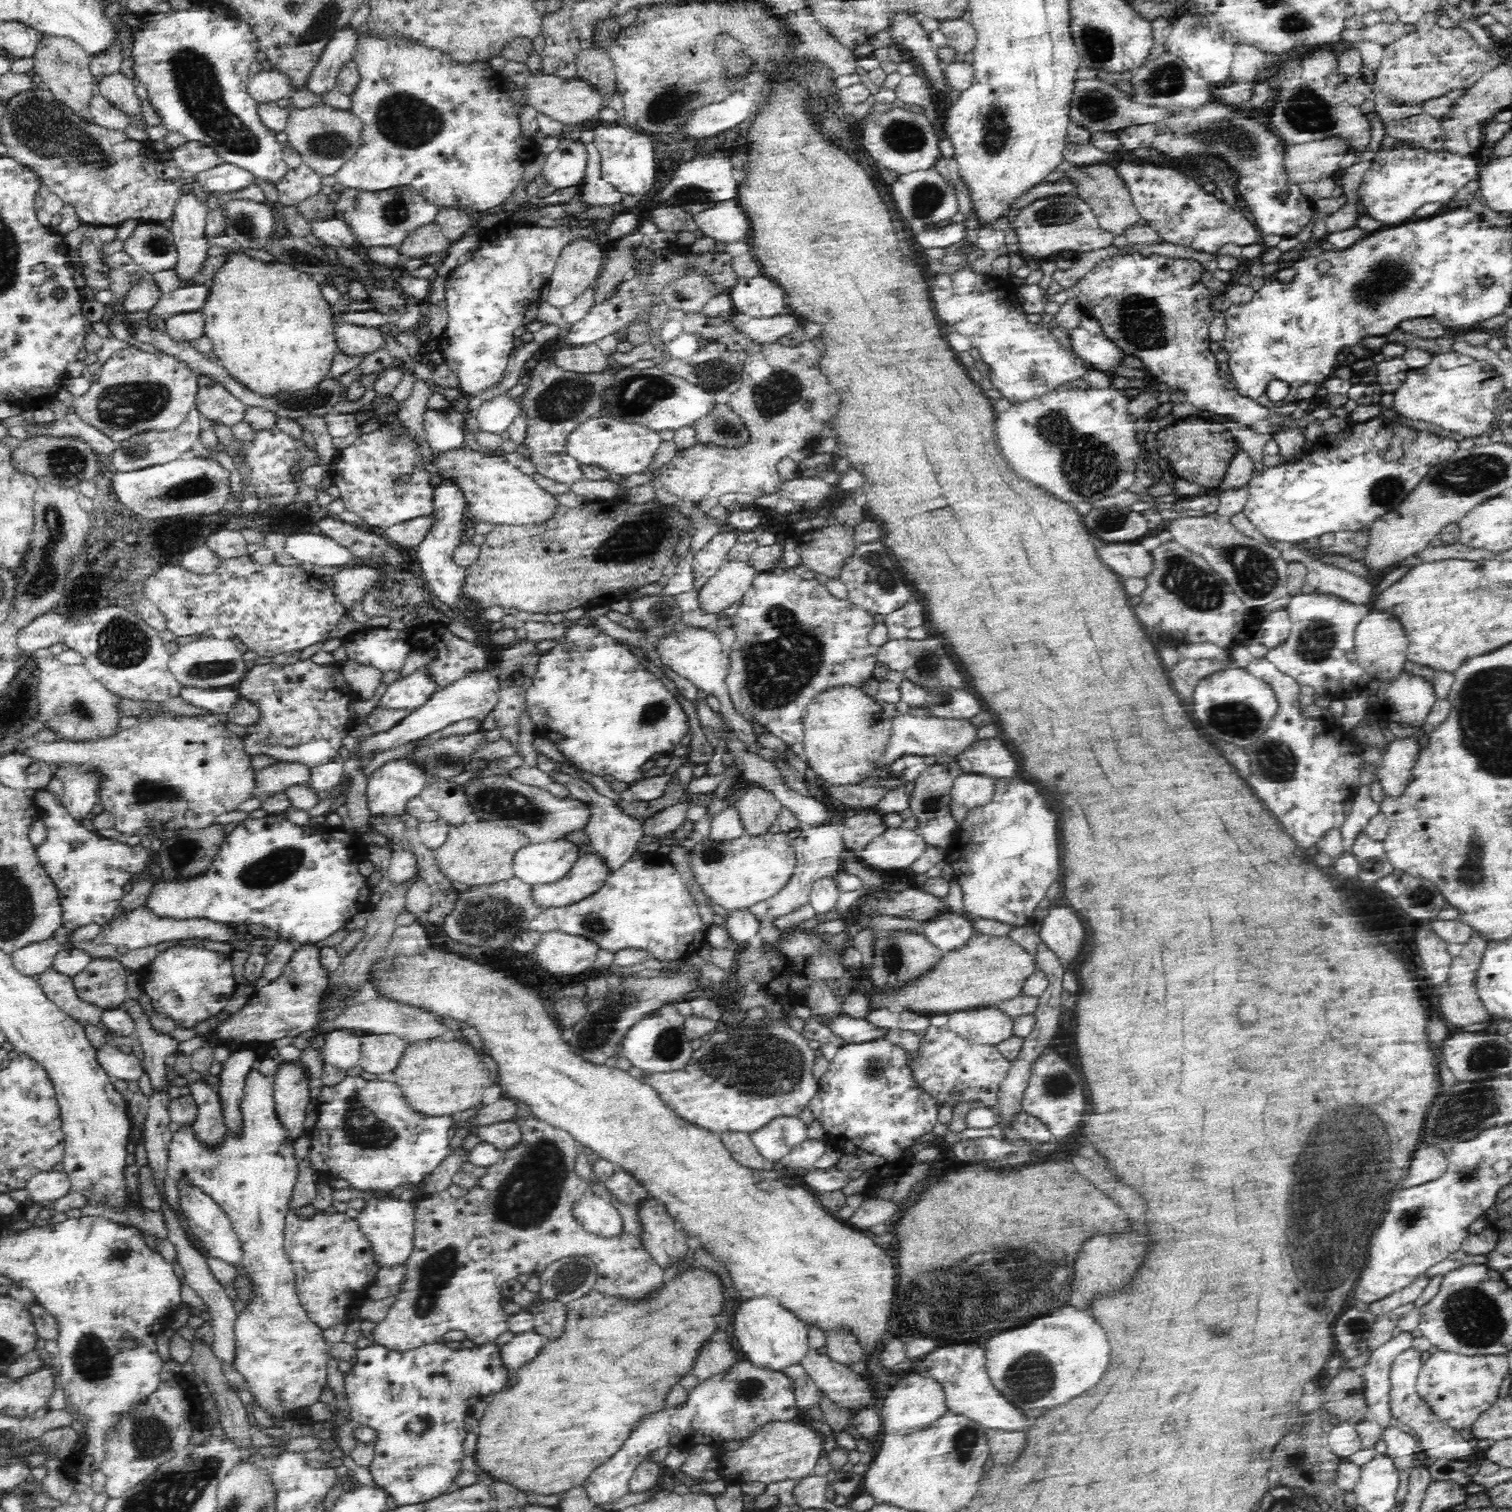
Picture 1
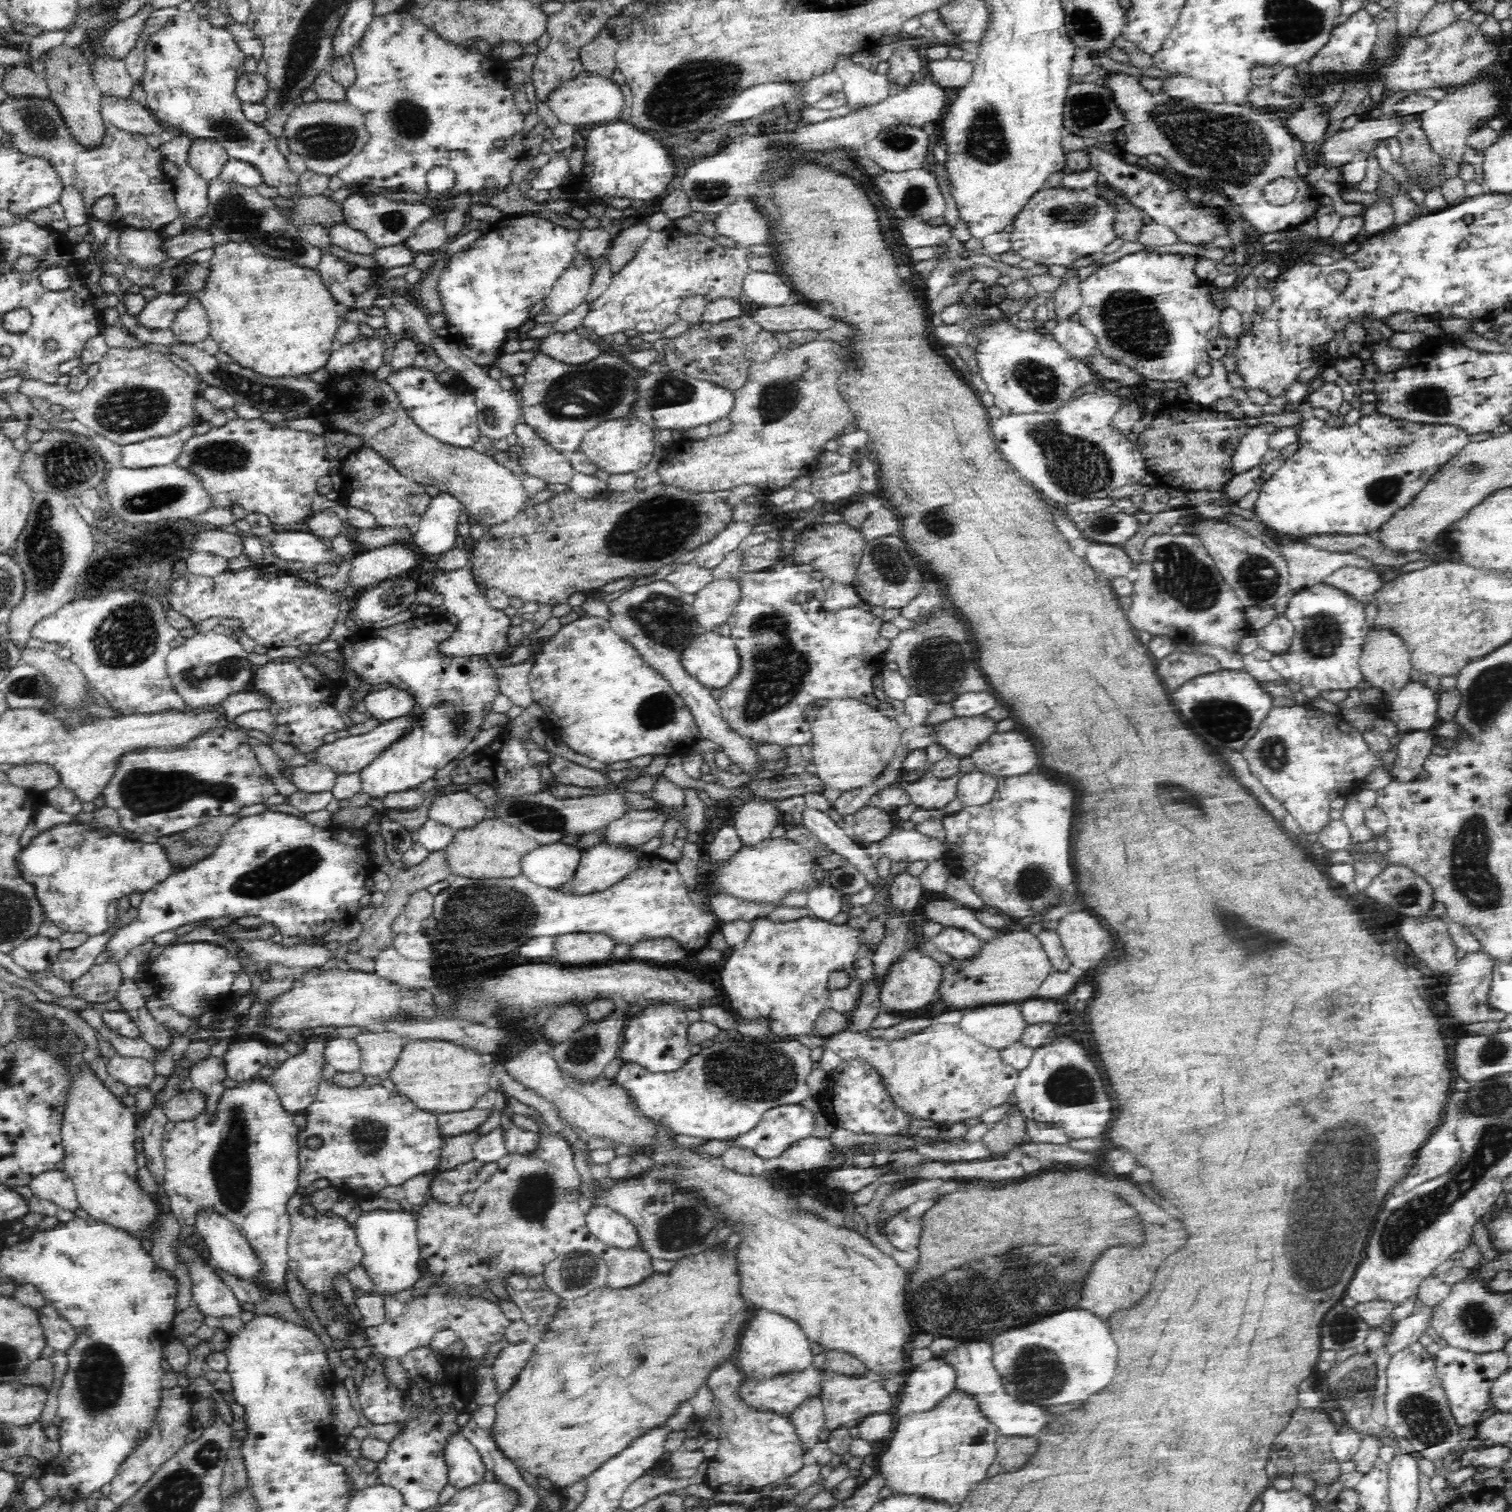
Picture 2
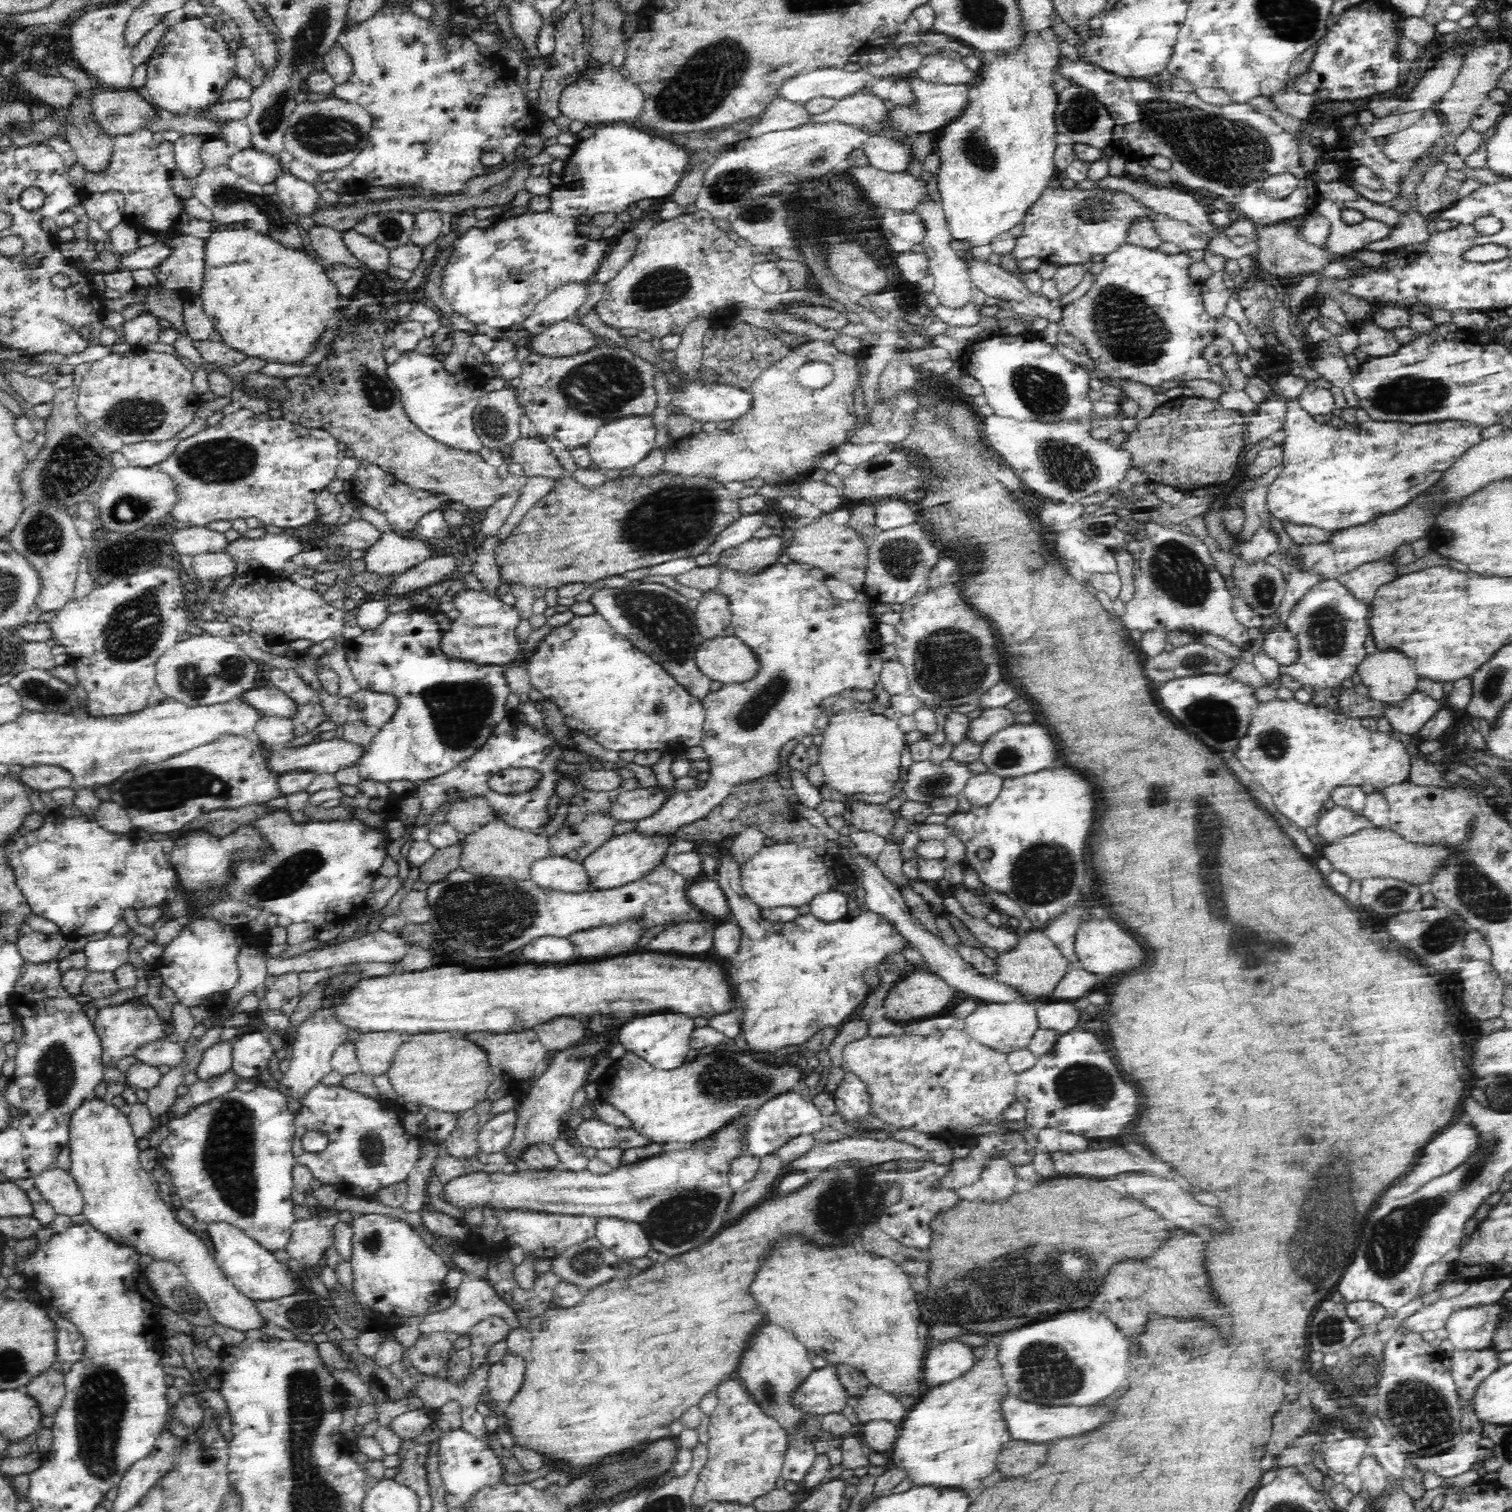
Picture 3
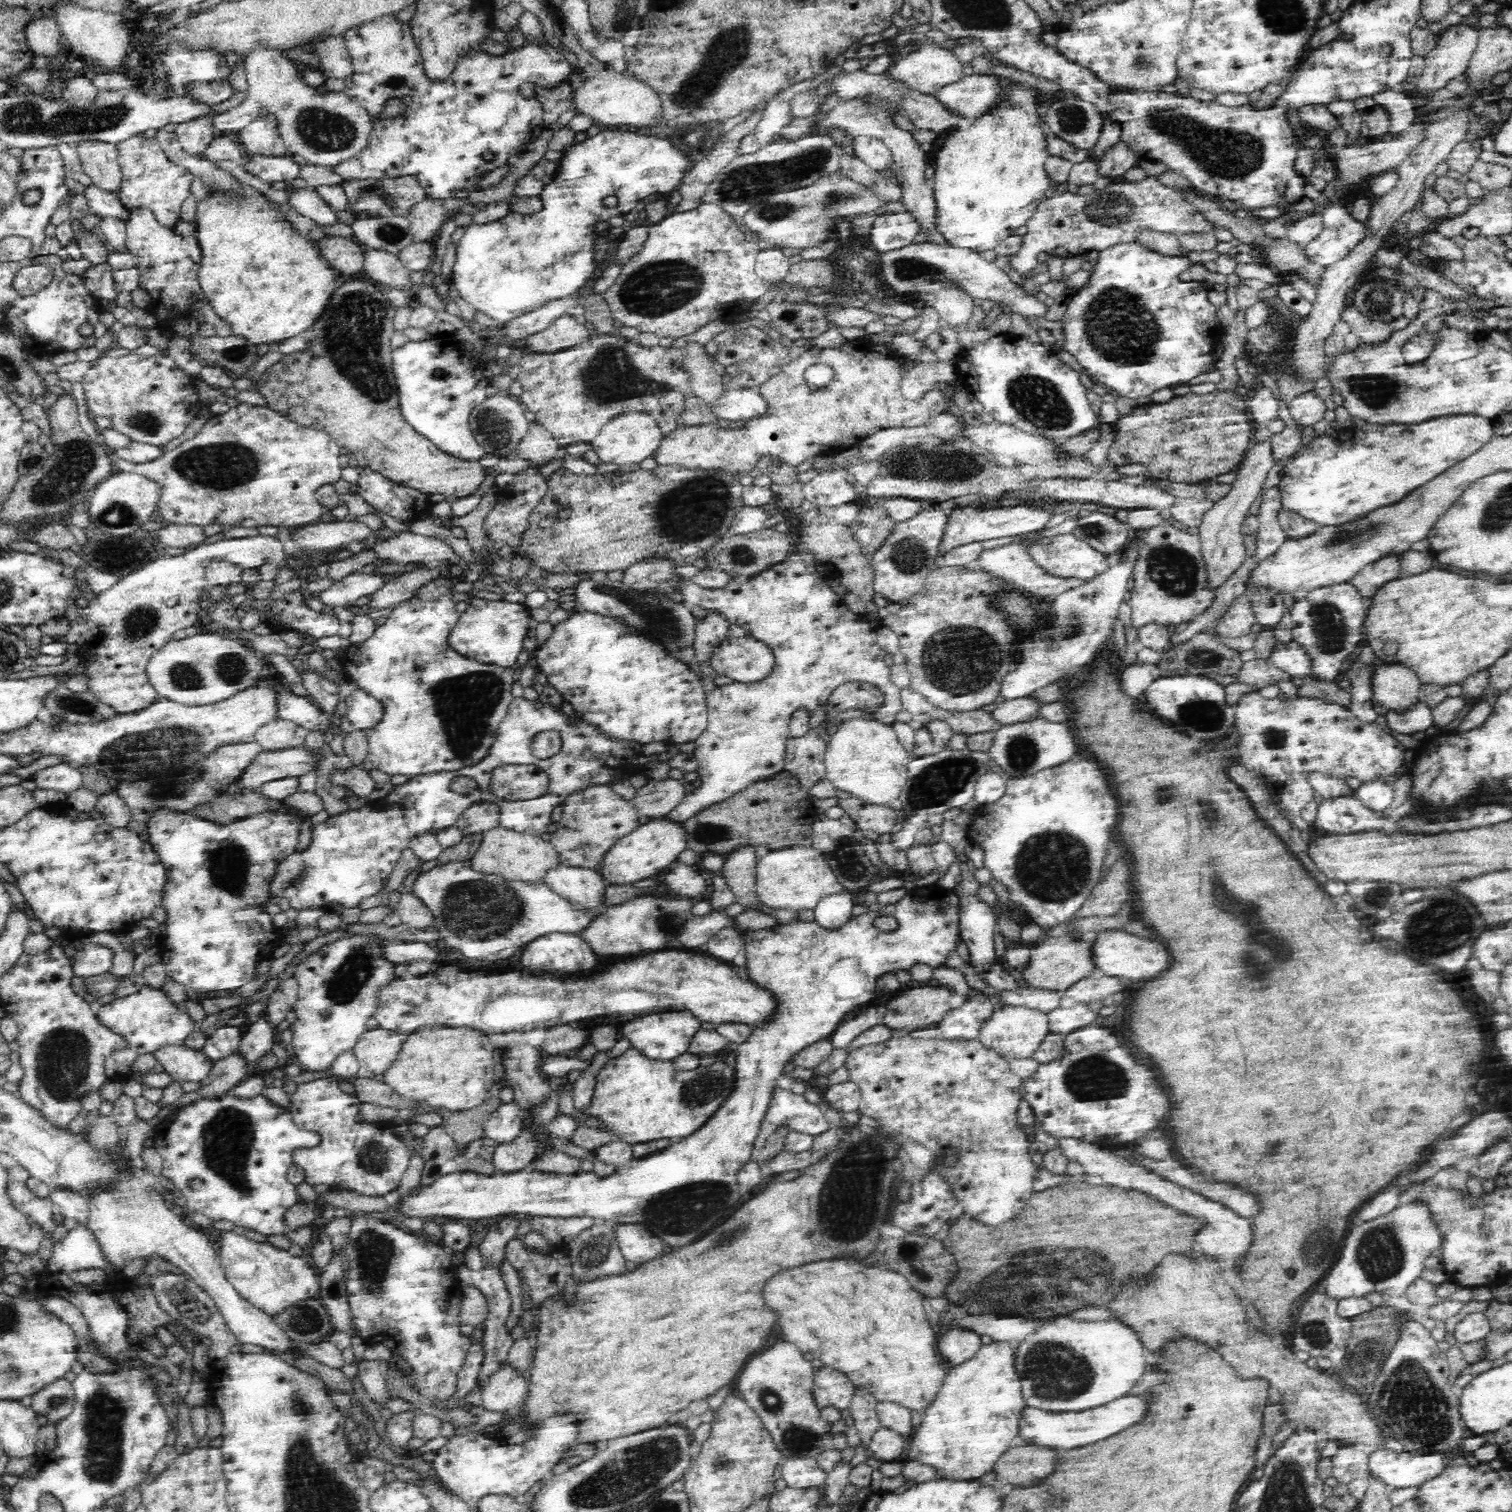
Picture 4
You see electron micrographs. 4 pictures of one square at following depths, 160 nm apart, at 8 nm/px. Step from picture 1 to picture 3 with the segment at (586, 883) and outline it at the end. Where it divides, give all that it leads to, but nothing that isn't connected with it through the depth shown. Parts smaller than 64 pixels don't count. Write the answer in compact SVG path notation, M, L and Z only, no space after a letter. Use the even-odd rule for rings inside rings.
M632 831L606 840L582 862L587 874L589 890L616 888L628 884L630 881L638 880L638 877L644 876L650 869L663 862L664 855L670 852L670 845L669 836L646 837L636 835Z

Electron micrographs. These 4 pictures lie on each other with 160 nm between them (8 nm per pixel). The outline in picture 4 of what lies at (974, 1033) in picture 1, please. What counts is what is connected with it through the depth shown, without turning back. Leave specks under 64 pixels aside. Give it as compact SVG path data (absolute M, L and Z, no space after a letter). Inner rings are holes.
M1025 1006L996 1007L992 1014L979 1026L977 1039L1007 1059L1014 1057L1032 1057L1039 1042L1048 1034L1047 1013L1029 1009Z

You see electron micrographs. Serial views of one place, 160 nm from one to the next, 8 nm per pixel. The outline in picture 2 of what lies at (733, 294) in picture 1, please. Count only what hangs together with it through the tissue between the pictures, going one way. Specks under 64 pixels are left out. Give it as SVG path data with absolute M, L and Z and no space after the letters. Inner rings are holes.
M750 272L744 278L740 298L757 309L795 303L790 284L778 273Z

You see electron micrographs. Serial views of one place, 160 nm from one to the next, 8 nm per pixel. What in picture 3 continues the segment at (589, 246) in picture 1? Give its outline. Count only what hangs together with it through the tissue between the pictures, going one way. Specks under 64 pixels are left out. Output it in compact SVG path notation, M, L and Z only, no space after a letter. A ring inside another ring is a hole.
M570 282L554 290L541 300L532 314L520 324L522 329L536 336L552 323L568 320L586 302L588 284L589 282Z

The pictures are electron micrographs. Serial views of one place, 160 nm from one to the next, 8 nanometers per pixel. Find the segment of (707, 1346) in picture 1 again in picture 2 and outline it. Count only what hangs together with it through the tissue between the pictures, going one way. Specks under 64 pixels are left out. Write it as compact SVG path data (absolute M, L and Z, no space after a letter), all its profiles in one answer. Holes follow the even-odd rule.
M724 1360L714 1366L706 1378L707 1387L718 1399L722 1419L717 1438L719 1448L715 1456L705 1463L702 1474L702 1480L712 1490L760 1491L772 1482L783 1482L808 1463L810 1450L787 1416L751 1410L737 1398L737 1386L743 1376L734 1362Z

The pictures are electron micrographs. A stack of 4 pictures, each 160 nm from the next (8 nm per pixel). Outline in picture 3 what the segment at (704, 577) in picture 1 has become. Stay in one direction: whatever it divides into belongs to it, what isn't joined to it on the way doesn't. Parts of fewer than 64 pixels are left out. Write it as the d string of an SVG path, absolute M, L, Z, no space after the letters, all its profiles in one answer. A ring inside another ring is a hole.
M764 514L740 516L718 533L714 542L704 552L694 556L697 566L712 566L718 563L721 552L736 548L739 544L752 539L754 532L764 525L764 519Z

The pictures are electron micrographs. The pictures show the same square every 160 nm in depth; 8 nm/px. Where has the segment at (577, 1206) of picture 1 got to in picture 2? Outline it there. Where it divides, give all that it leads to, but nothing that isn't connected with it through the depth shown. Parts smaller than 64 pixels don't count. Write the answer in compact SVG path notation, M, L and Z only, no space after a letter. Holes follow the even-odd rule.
M604 1204L585 1205L585 1216L591 1235L603 1244L625 1250L640 1245L634 1225L612 1208Z

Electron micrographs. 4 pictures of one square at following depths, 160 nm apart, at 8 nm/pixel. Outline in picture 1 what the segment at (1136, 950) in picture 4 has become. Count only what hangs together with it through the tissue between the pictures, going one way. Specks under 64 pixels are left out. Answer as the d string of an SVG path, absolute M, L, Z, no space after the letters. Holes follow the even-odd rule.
M1052 906L1044 920L1040 920L1036 926L1041 942L1056 954L1060 965L1072 967L1070 962L1074 962L1078 956L1086 936L1076 914L1070 908Z

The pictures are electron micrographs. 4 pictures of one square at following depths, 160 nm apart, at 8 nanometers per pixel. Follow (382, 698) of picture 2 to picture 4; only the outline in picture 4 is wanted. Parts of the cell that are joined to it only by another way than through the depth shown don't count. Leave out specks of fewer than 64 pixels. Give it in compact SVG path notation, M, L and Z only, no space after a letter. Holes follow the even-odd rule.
M358 689L345 703L348 720L355 728L374 729L385 716L385 707L380 700Z

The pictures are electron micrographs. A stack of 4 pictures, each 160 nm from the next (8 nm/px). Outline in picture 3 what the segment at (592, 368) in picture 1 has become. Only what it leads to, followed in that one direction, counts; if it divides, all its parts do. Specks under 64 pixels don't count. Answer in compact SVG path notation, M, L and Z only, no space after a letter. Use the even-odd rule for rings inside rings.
M568 320L552 323L532 338L533 352L549 358L584 355L595 347L593 332Z

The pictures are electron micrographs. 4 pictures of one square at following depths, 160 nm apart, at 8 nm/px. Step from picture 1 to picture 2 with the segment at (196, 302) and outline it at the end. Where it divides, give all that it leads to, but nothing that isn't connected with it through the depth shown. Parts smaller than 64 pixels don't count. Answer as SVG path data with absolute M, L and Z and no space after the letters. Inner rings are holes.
M180 292L158 293L136 316L138 325L158 330L168 329L175 314L188 306L192 298L194 297L190 294Z

